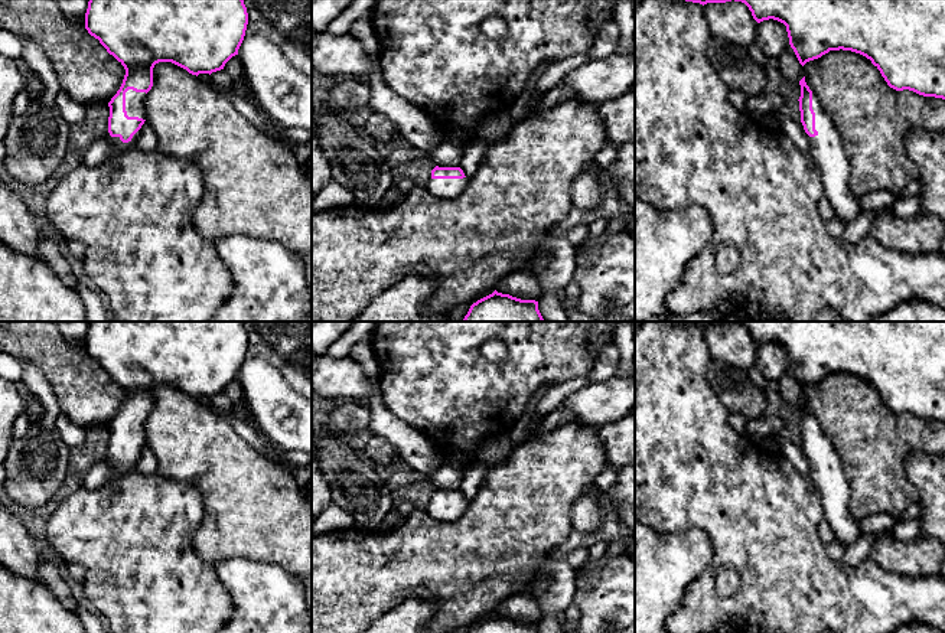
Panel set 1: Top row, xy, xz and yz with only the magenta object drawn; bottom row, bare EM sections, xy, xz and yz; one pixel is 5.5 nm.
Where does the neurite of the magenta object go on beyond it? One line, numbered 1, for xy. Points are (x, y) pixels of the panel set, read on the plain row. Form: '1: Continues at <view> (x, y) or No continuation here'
1: Continues at xy (134, 424)

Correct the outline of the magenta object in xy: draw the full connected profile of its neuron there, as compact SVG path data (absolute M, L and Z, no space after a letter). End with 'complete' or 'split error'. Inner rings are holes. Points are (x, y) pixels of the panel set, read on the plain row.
M89 322L85 336L85 352L126 392L123 407L108 425L108 454L105 460L115 470L110 480L134 470L146 444L144 422L153 410L153 391L159 385L172 385L192 398L212 397L224 392L244 363L248 336L242 322Z; split error

